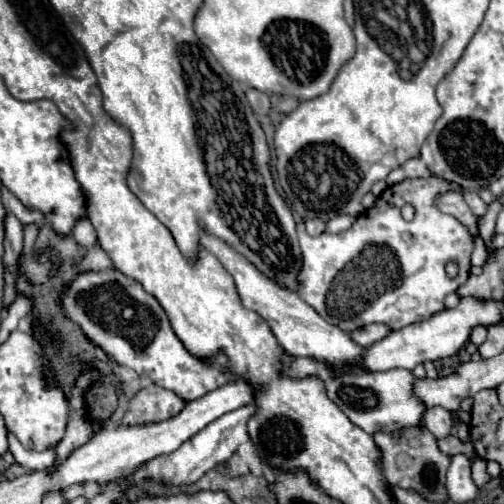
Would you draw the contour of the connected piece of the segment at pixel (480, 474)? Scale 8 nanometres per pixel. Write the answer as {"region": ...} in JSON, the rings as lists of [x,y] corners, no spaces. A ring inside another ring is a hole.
{"region":[[[477,458],[475,460],[475,466],[471,468],[471,476],[473,476],[473,482],[479,486],[479,488],[483,488],[487,482],[489,482],[489,476],[485,474],[485,460],[481,460],[481,458]]]}

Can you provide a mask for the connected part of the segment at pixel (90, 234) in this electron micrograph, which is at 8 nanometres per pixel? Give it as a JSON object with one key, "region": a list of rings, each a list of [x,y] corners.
{"region":[[[87,218],[79,220],[79,224],[73,228],[73,238],[79,246],[83,248],[91,248],[97,244],[97,234],[95,234],[95,228],[91,226],[91,222]]]}

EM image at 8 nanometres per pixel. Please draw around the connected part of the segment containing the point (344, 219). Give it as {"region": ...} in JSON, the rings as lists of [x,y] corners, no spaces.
{"region":[[[337,216],[337,218],[333,218],[333,220],[327,222],[325,232],[329,232],[329,234],[339,234],[339,232],[347,230],[353,222],[355,222],[353,216]]]}

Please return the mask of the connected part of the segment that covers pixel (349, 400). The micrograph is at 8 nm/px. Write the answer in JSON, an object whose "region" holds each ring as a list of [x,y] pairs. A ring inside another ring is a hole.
{"region":[[[387,370],[387,372],[351,372],[329,378],[325,382],[327,396],[341,408],[341,412],[365,432],[395,432],[407,426],[419,426],[425,406],[411,396],[413,384],[411,370]]]}

